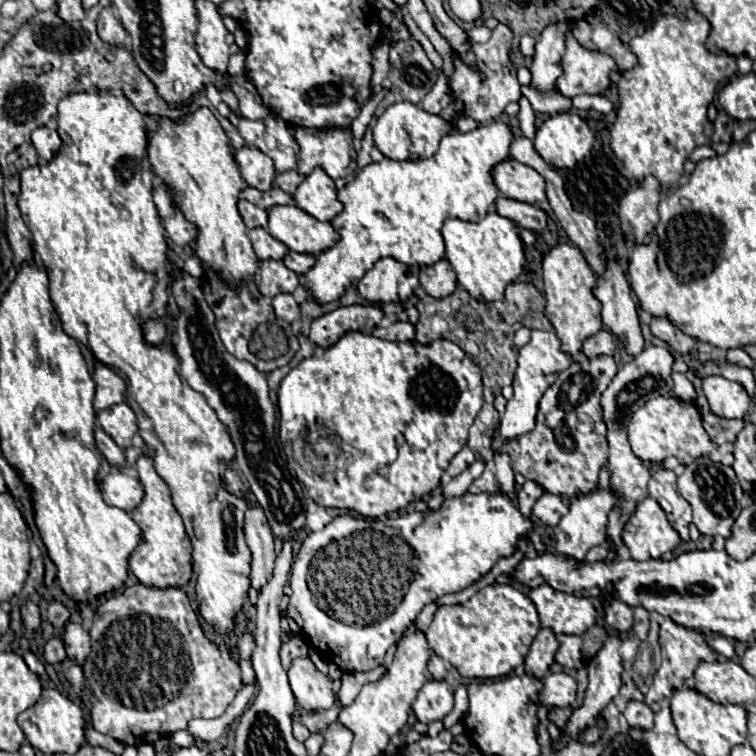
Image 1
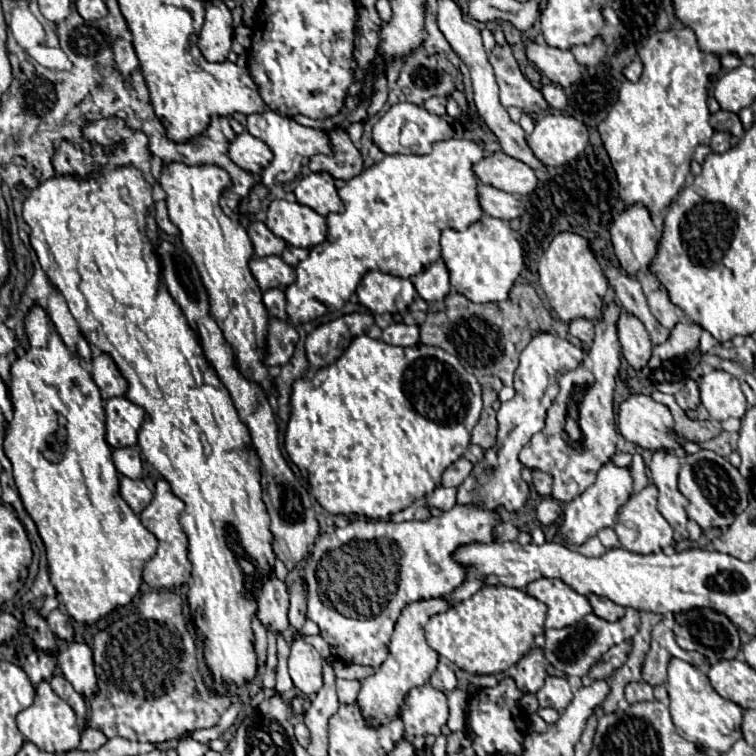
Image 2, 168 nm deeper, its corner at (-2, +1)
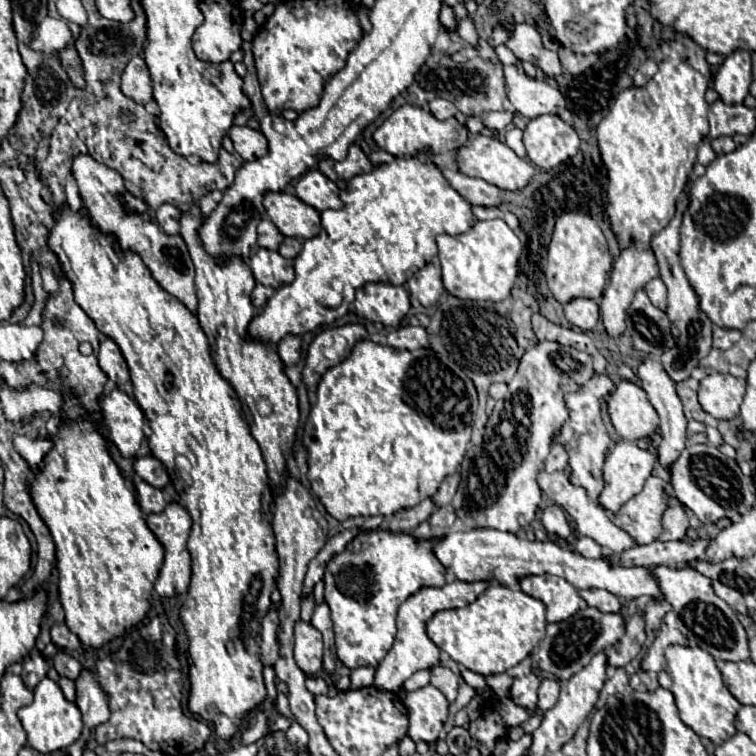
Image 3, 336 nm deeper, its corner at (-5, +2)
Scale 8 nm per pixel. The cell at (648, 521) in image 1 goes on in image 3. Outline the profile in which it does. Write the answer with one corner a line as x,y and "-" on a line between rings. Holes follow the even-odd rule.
654,475
648,477
644,483
644,489
638,495
634,495
630,501
626,501
618,509
618,513
614,513
614,525
630,533
638,545
648,545
662,535
662,515
672,505
672,499
666,497
666,485
668,483
660,477
654,477

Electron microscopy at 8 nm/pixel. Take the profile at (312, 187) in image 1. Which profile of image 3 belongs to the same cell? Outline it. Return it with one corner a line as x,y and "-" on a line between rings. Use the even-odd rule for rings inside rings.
310,169
296,183
296,197
304,203
312,205
318,211
324,209
342,209
342,201
338,197
338,187
318,169

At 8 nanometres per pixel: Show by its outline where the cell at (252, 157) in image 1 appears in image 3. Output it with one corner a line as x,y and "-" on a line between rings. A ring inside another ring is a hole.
232,125
228,135
234,143
234,149
242,155
244,161
254,161
254,159
264,157
268,153
268,141
262,135
262,131
254,131
246,125
244,127

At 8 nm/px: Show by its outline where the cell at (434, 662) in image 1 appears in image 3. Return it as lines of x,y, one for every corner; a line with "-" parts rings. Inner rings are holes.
436,665
430,669
430,685
434,685
436,689
440,689
446,699
450,703
456,701
456,695
458,695
458,675
454,675
448,667
442,667
442,665

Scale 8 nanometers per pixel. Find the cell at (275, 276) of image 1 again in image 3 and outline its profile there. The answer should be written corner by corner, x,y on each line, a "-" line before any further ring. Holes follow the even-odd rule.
258,249
250,257
250,269
254,273
254,279
268,287
282,287
294,281
294,261
284,259
280,253
270,249

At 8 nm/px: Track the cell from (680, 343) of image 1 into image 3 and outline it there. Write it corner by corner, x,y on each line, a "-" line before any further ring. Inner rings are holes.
660,277
652,279
650,283
646,283
646,285
644,285
644,291
646,291
648,299
650,299
658,309
662,309
662,311
666,309
666,285
662,283

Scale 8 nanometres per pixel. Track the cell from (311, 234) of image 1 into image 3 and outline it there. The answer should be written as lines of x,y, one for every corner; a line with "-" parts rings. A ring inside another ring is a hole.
266,193
264,207
270,221
286,237
310,239
320,231
320,213
302,203
296,195
288,193

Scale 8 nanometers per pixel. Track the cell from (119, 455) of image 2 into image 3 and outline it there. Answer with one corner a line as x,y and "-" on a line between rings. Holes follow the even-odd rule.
152,455
150,457
136,457
134,469
136,469
136,475
142,477
152,487
162,489
170,481
170,475
166,473
166,467
156,457
152,457

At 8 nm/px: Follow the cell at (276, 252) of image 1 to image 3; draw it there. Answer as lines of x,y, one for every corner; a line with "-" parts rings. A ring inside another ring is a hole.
262,219
260,225
258,225
258,247
264,247
264,249
270,249
270,251
276,251
282,243
284,235
276,229
276,225
268,219

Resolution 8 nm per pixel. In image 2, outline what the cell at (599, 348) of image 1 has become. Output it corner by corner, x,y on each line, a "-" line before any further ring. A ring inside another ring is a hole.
577,318
569,324
569,332
579,338
585,346
589,346
595,338
595,324
591,320
585,320
585,318

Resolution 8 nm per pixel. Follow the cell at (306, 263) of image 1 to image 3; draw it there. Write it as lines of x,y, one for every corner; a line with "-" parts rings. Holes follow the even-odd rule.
284,237
278,253
282,257
286,257
286,259
296,259
296,255
300,253
300,249
302,249
302,241
300,239
296,239
296,237

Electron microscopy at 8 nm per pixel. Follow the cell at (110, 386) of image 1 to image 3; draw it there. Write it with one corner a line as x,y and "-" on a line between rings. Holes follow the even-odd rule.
106,337
106,339
100,343
98,361
100,361
102,371
108,375
108,379
114,381
118,387
124,387
124,385
130,381
130,373
128,373
126,359
124,359
120,347
114,343
114,339

